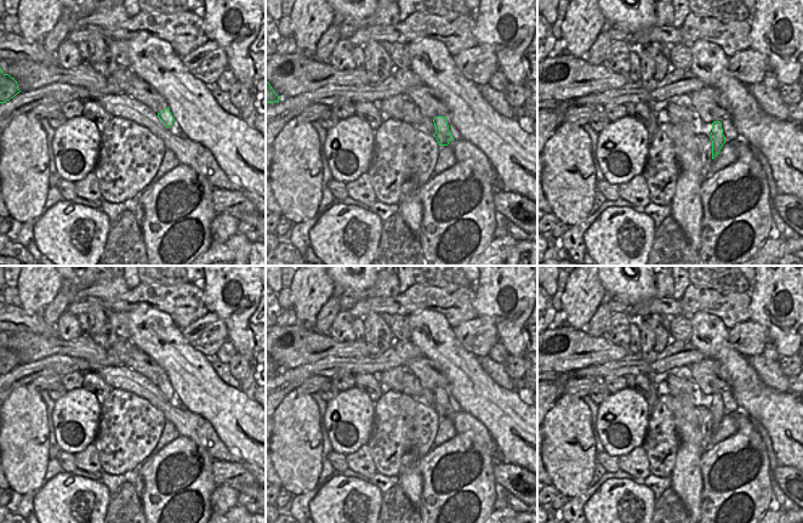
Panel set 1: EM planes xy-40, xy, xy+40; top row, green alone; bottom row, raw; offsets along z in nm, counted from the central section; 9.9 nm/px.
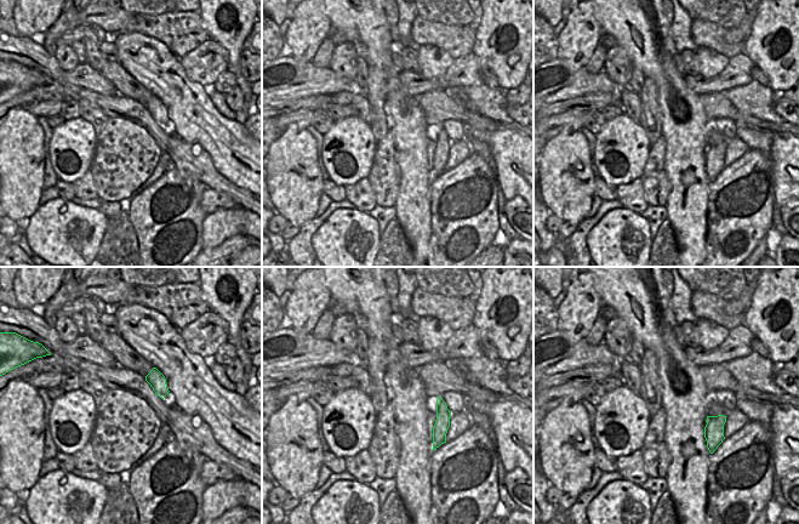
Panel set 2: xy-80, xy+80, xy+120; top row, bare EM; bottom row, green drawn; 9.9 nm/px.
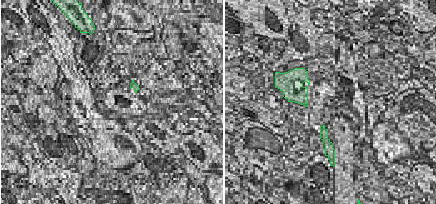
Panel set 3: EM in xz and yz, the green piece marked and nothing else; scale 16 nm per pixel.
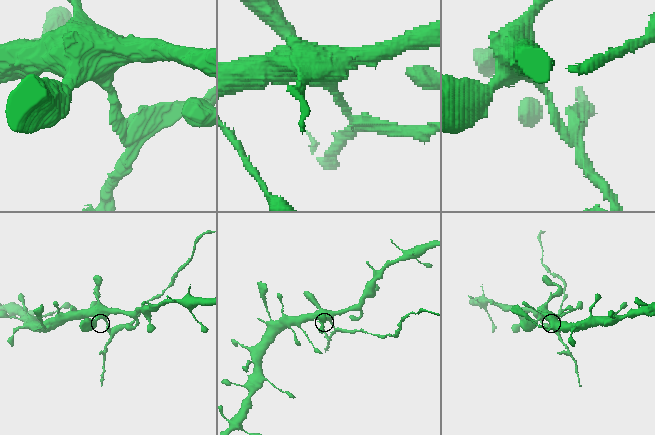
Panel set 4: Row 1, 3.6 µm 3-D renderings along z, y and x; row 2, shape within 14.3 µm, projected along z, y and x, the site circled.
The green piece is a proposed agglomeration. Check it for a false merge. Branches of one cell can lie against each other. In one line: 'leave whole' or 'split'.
split

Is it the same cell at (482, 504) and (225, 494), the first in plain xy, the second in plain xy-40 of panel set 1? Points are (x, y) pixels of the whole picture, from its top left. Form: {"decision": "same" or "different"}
{"decision": "different"}

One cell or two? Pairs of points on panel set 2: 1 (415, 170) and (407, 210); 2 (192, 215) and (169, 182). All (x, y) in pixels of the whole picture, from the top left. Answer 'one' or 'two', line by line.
1: one
2: one

